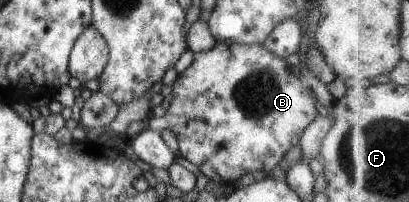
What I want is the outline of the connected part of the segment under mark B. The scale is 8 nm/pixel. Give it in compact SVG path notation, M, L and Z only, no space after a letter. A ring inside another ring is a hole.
M219 41L217 44L205 52L194 53L194 59L184 72L179 73L177 79L174 81L172 90L172 99L169 108L165 111L165 115L160 118L153 117L148 122L148 128L154 131L160 132L169 128L173 131L173 134L177 137L179 152L183 158L189 160L189 162L195 164L200 172L203 172L207 176L210 183L221 183L222 185L230 185L236 183L239 178L244 174L253 171L259 171L264 174L269 173L276 165L284 164L284 156L286 152L291 148L299 144L300 137L303 131L311 124L318 115L315 106L315 98L311 89L307 89L299 79L300 75L297 75L291 70L287 64L286 59L280 56L275 56L269 49L265 48L263 43L257 43L252 45L240 45L231 44L225 41Z

